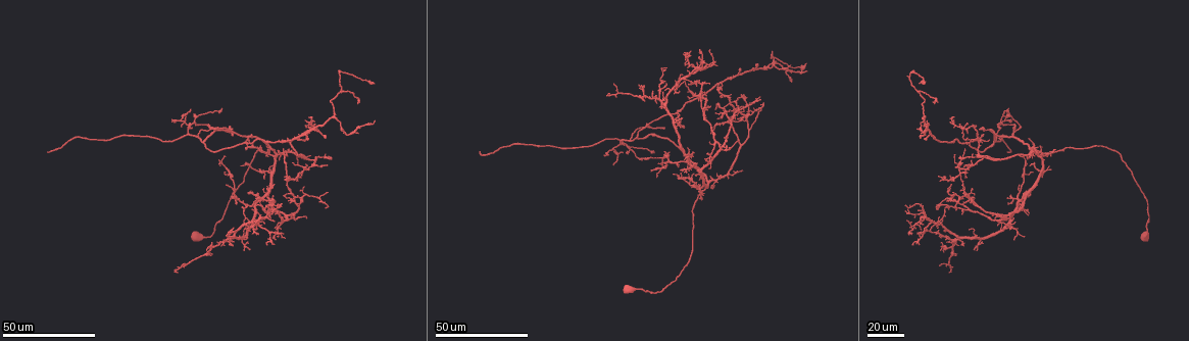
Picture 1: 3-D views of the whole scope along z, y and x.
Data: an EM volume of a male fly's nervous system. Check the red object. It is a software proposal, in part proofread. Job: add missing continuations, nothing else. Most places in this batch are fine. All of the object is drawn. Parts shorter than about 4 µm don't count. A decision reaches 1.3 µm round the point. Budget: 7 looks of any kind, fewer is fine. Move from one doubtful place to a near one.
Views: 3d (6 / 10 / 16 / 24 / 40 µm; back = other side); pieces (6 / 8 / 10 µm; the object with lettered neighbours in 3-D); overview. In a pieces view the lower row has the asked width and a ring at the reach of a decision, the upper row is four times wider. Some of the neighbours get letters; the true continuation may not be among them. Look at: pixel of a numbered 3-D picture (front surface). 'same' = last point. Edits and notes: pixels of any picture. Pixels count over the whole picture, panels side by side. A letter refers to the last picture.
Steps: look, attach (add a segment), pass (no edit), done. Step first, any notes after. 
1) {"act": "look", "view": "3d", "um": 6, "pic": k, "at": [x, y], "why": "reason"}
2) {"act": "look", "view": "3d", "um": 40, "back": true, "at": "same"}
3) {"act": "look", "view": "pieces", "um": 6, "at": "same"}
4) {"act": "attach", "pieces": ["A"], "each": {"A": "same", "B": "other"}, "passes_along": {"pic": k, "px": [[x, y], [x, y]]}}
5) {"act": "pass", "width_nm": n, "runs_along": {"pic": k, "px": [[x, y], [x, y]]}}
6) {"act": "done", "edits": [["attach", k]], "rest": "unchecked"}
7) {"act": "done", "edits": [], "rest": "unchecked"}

{"act": "look", "view": "3d", "um": 24, "pic": 1, "at": [480, 151], "why": "tapers out"}

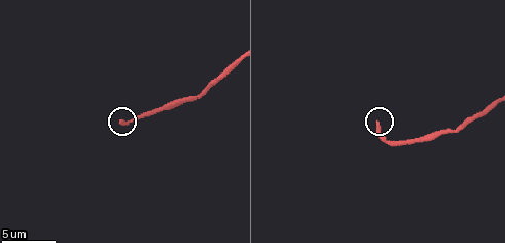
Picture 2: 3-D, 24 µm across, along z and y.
{"act": "look", "view": "pieces", "um": 10, "pic": 2, "at": [376, 122]}

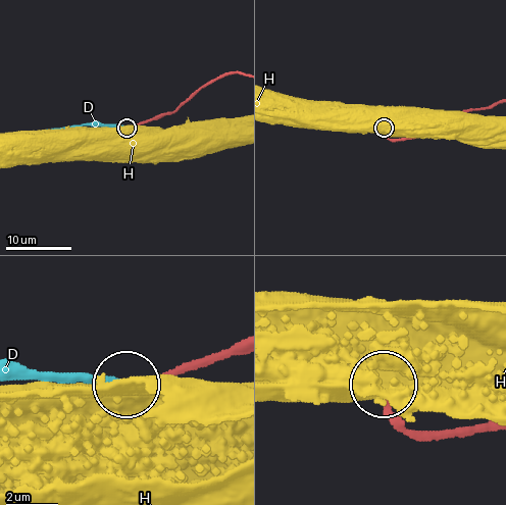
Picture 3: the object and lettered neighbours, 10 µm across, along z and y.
{"act": "attach", "pieces": ["D"], "each": {"D": "same", "H": "other"}, "found": "the neuron continues"}

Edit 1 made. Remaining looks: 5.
{"act": "look", "view": "3d", "um": 24, "pic": 1, "at": [275, 220], "why": "an open end"}

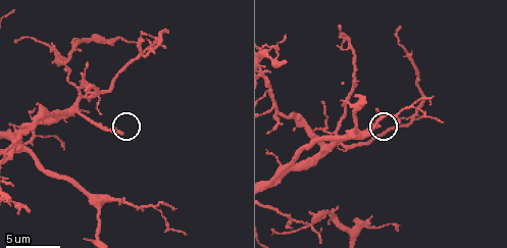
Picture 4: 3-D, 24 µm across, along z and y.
{"act": "look", "view": "pieces", "um": 10, "pic": 4, "at": [122, 133]}

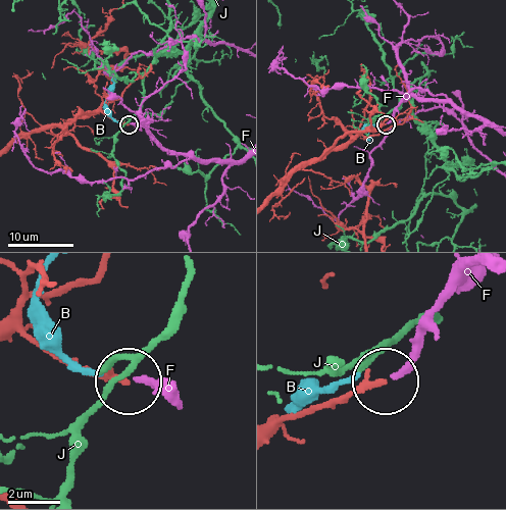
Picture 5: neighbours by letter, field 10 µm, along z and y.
{"act": "pass", "each": {"B": "other", "F": "other", "J": "other"}, "runs_along": {"pic": 5, "px": [[18, 334], [129, 379]]}, "found": "none of them fits"}

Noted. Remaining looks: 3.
{"act": "look", "view": "overview", "why": "see it whole again"}

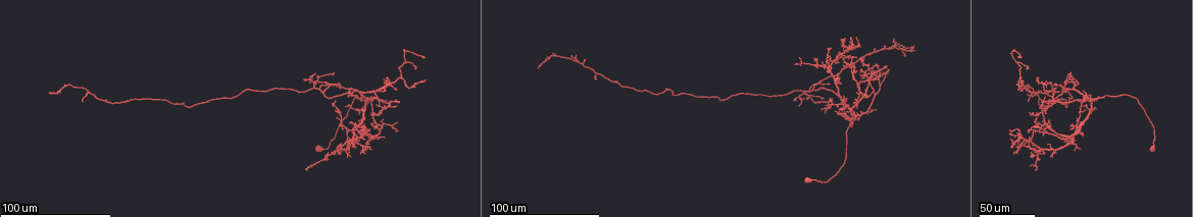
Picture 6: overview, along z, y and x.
{"act": "look", "view": "3d", "um": 40, "pic": 6, "at": [1049, 157], "why": "tapers out"}

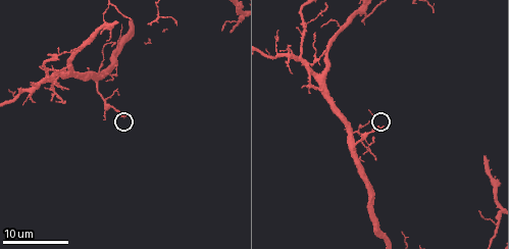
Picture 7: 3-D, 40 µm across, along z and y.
{"act": "look", "view": "pieces", "um": 10, "pic": 7, "at": [382, 127]}

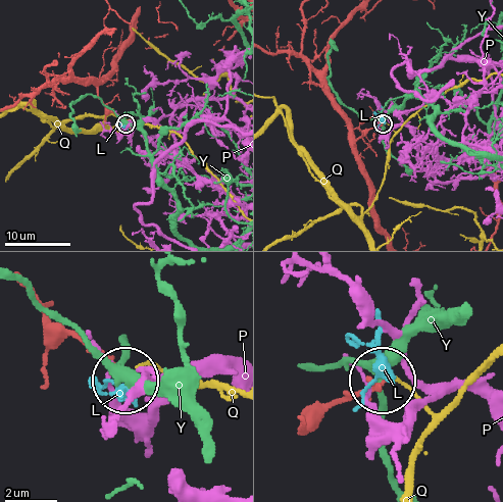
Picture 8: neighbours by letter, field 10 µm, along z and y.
{"act": "pass", "width_nm": 170, "each": {"L": "other", "P": "other", "Q": "other", "Y": "other"}, "found": "no lettered segment goes on from it"}

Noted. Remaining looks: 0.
{"act": "done", "edits": [["attach", 3]], "rest": "unchecked"}

